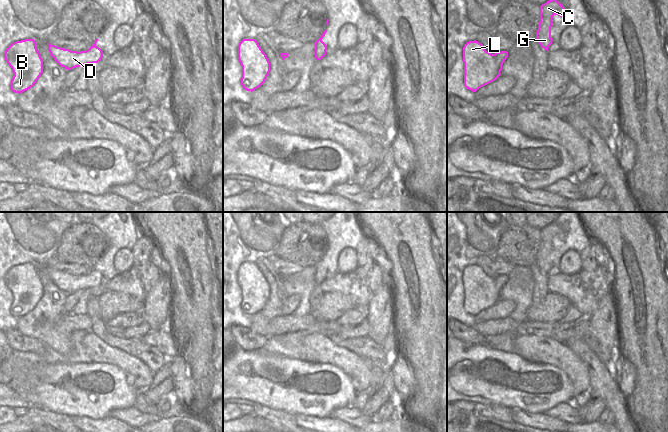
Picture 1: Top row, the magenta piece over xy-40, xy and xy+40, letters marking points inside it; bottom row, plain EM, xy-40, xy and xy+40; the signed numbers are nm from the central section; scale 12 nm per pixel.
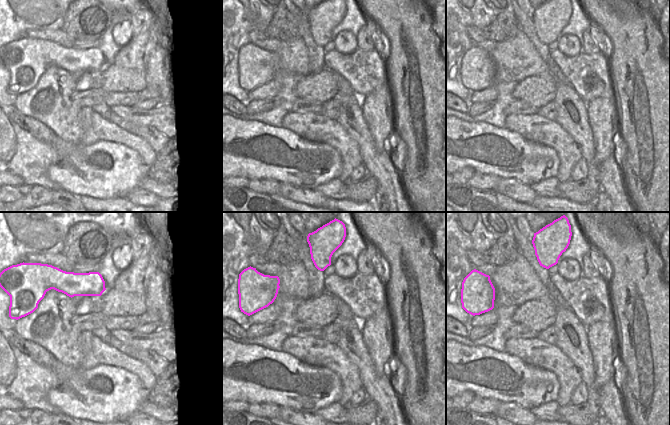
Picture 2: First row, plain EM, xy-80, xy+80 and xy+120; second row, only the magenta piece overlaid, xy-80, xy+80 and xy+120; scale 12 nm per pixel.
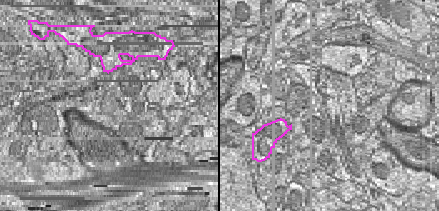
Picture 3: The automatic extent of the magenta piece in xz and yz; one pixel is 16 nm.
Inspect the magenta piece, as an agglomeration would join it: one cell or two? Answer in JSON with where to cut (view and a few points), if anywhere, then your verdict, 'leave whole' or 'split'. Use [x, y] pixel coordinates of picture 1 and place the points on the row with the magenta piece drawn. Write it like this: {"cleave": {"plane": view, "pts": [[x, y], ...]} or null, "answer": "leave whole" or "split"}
{"cleave": null, "answer": "leave whole"}

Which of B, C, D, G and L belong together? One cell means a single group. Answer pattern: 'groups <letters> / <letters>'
groups B C D G L

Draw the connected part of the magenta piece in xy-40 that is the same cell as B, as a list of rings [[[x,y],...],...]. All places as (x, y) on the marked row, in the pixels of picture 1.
[[[34,39],[12,43],[4,58],[14,73],[10,87],[15,93],[20,94],[33,87],[43,73],[43,60]]]

